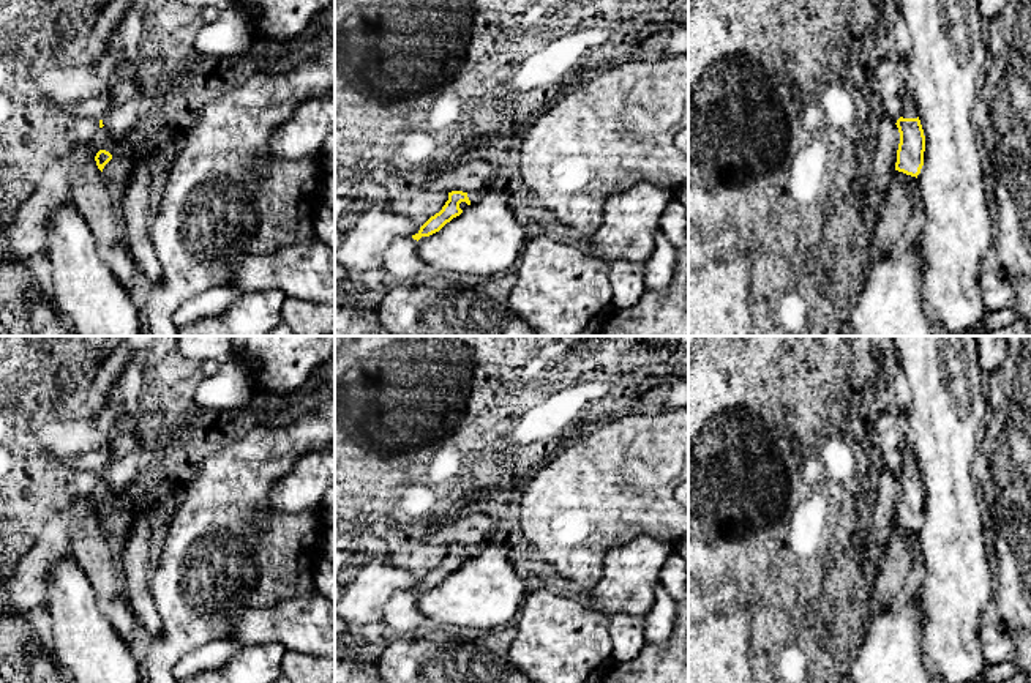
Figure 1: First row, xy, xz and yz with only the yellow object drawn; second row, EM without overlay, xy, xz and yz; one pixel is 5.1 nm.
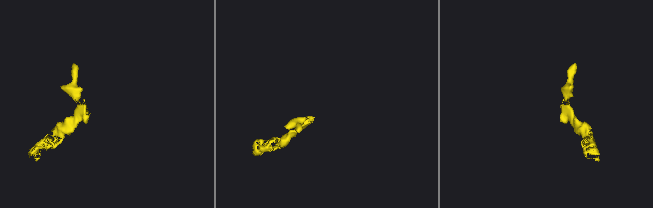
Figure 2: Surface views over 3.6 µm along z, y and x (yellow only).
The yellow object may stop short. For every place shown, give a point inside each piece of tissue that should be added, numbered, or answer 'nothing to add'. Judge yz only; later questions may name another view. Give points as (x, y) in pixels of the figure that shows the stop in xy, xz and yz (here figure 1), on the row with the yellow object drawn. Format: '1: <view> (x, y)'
1: yz (910, 111)

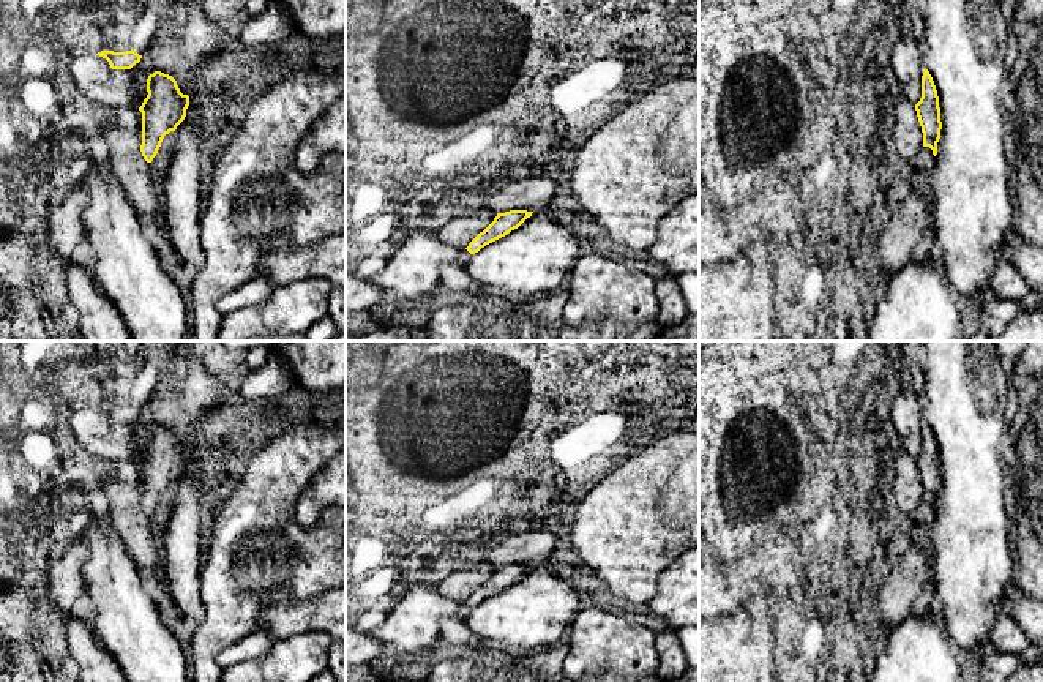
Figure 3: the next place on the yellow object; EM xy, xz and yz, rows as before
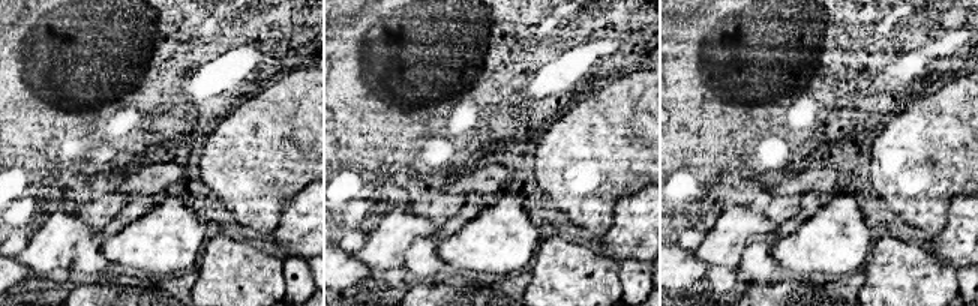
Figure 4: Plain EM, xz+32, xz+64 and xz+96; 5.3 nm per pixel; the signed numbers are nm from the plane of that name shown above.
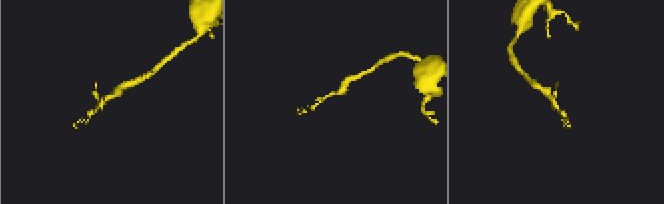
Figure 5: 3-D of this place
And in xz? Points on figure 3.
nothing to add

